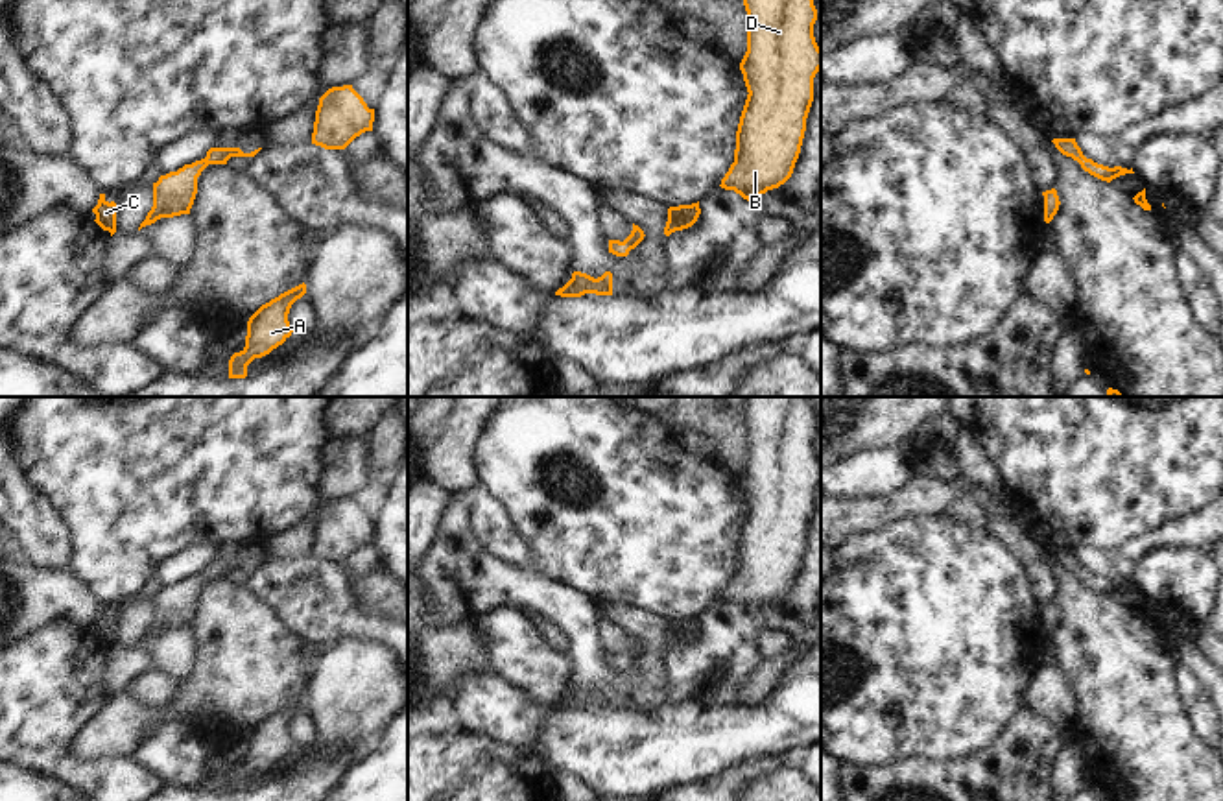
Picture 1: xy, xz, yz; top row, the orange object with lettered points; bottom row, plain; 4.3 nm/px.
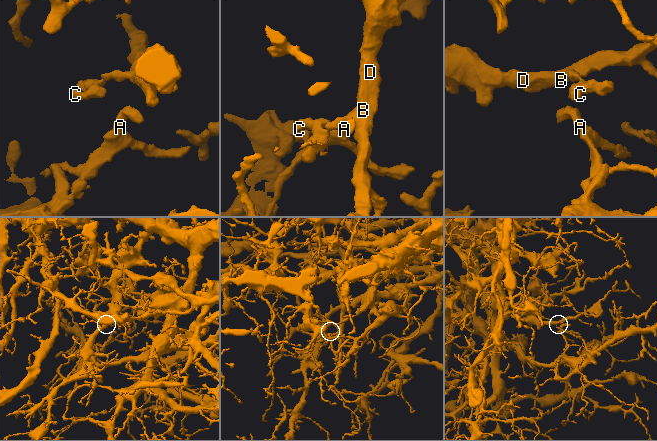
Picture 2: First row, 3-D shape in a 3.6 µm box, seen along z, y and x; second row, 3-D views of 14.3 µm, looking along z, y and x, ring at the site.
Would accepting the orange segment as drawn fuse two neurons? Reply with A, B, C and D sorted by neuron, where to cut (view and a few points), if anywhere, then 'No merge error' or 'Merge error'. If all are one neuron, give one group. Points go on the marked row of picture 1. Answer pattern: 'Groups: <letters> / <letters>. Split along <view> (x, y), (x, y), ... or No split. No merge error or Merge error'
Groups: A B C D. No split. No merge error.

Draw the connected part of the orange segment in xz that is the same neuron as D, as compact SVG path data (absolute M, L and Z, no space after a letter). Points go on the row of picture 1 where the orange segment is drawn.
M743 0L743 6L747 52L740 70L749 94L736 131L734 162L719 186L754 205L793 173L821 48L813 37L813 0Z

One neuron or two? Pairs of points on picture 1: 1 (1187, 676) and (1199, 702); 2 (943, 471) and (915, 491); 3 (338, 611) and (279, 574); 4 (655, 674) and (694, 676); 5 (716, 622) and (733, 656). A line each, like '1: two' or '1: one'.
1: one
2: two
3: one
4: two
5: one

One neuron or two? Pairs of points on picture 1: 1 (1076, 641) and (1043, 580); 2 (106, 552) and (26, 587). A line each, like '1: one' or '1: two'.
1: two
2: two

